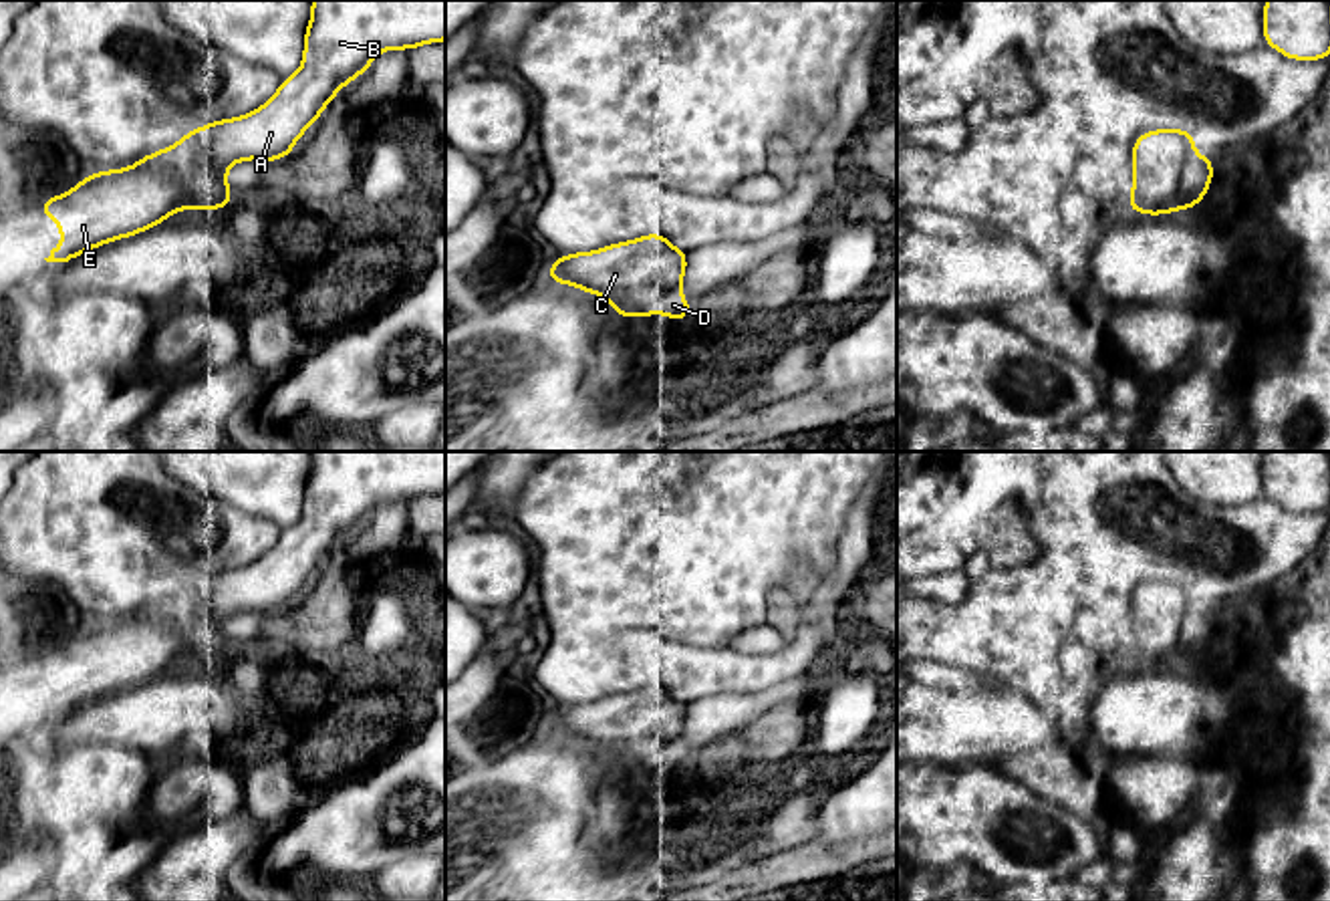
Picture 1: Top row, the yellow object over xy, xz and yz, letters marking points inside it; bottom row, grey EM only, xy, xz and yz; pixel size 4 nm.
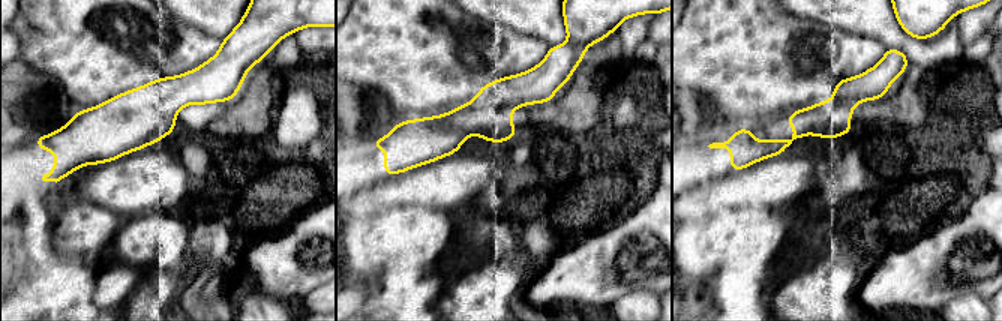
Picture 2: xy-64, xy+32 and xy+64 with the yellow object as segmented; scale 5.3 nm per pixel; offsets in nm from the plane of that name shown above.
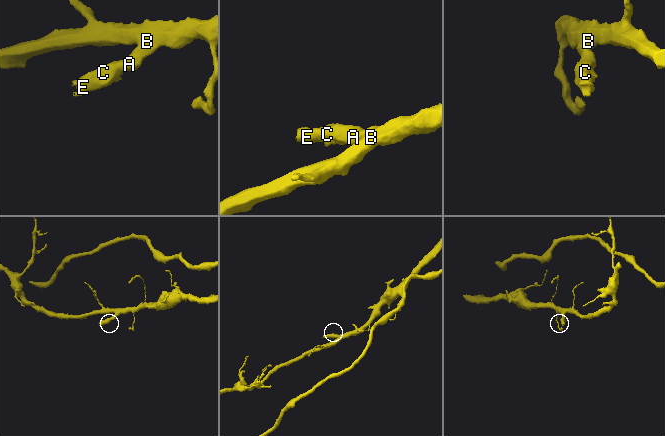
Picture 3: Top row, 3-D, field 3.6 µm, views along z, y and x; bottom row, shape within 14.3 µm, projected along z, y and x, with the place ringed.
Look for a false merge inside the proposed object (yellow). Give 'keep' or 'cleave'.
cleave

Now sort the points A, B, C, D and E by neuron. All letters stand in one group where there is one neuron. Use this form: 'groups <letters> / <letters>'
groups A B C E / D

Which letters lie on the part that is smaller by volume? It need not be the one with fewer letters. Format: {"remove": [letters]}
{"remove": ["D"]}

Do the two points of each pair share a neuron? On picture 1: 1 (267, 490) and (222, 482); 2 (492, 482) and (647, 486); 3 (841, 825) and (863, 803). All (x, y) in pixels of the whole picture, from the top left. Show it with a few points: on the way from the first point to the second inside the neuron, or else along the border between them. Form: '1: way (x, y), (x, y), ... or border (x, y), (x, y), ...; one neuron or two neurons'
1: way (256, 482), (232, 482); one neuron
2: border (537, 472), (522, 490), (514, 517); two neurons
3: way (847, 819), (857, 809); one neuron

